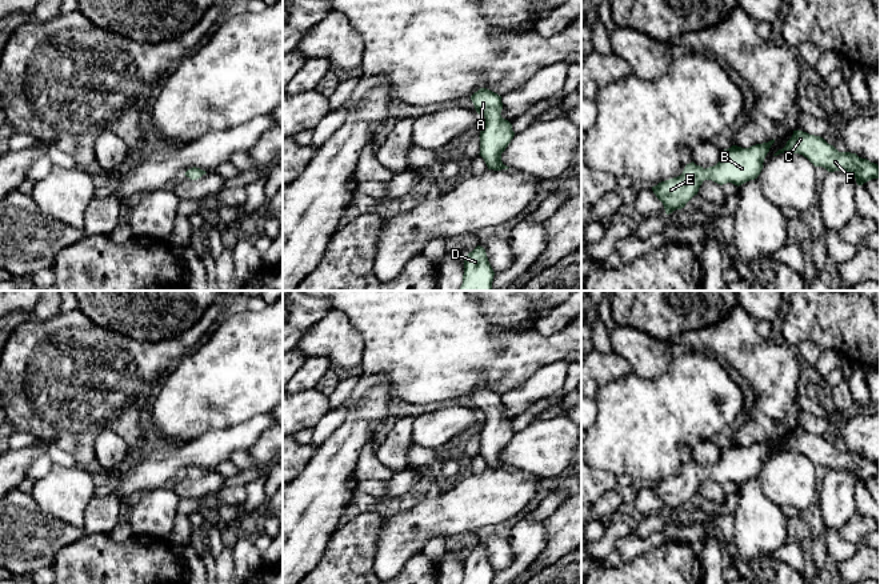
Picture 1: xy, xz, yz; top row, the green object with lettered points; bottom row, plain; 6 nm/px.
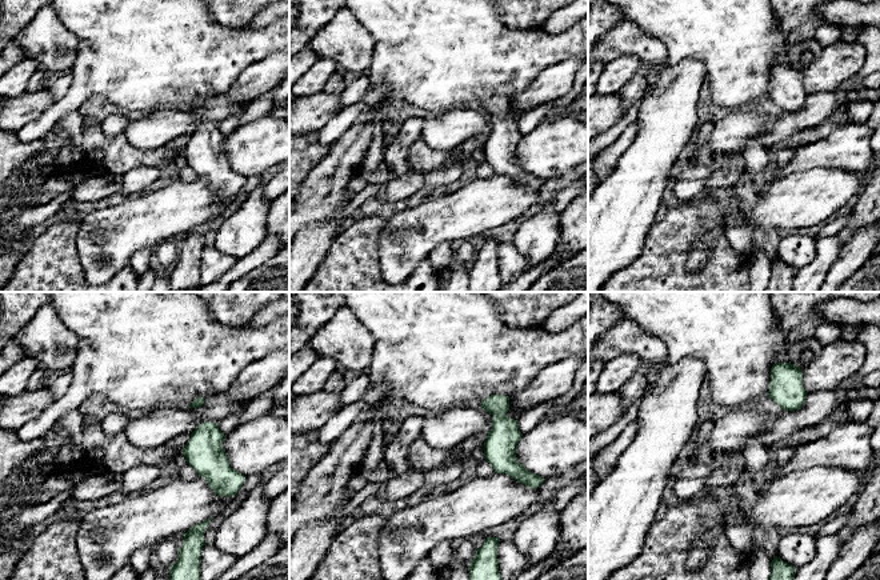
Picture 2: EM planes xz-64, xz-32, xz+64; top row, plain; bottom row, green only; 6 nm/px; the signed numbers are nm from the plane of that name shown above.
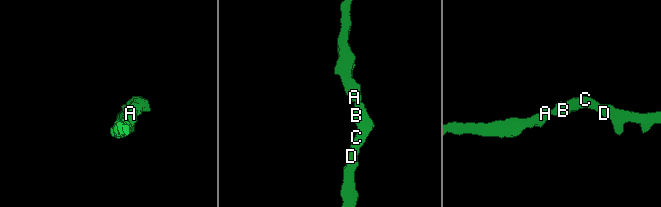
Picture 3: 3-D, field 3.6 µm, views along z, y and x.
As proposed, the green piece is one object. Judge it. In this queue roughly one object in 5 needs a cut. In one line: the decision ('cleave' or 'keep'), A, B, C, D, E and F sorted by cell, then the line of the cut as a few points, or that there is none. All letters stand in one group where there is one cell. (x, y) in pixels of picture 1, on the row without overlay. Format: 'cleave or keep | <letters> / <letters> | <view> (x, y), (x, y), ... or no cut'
keep | A B C D E F | no cut

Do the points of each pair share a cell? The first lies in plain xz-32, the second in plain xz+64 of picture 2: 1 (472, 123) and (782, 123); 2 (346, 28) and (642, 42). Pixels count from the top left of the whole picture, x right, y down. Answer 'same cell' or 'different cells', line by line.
1: different cells
2: same cell

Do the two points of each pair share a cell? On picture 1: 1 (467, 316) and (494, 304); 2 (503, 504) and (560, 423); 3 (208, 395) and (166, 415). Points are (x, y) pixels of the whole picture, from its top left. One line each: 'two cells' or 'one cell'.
1: two cells
2: two cells
3: one cell

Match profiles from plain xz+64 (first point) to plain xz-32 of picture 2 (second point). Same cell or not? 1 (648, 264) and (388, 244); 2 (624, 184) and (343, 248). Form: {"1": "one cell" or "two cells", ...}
{"1": "two cells", "2": "two cells"}

